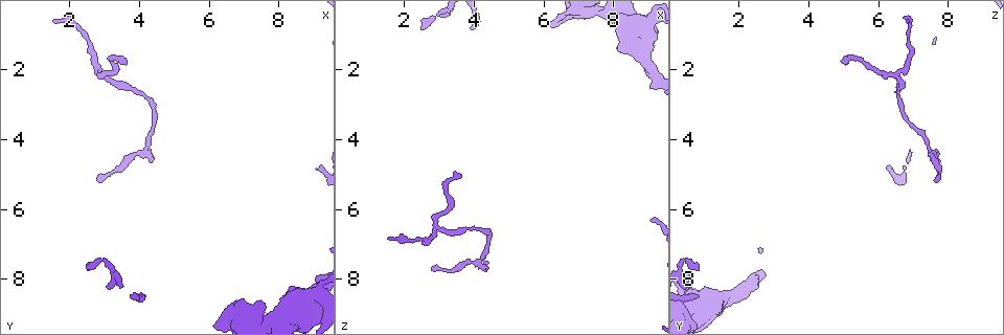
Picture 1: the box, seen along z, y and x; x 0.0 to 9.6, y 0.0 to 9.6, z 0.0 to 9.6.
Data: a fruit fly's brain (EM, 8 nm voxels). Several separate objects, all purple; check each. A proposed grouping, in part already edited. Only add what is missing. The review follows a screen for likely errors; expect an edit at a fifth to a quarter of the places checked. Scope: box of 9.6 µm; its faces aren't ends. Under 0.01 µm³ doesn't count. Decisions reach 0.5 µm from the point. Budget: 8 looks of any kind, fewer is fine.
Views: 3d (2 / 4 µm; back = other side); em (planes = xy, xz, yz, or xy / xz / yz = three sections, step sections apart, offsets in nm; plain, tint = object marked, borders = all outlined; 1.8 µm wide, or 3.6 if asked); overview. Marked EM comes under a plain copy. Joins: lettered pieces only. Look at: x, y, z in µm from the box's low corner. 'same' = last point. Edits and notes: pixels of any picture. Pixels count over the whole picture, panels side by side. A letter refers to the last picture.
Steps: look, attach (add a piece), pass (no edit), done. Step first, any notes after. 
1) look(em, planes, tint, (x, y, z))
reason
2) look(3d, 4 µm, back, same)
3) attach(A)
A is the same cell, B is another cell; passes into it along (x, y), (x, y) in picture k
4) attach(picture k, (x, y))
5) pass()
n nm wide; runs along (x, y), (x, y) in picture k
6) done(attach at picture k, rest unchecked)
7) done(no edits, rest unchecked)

look(em, planes, borders, (2.45, 7.80, 0.80))
branch stops here

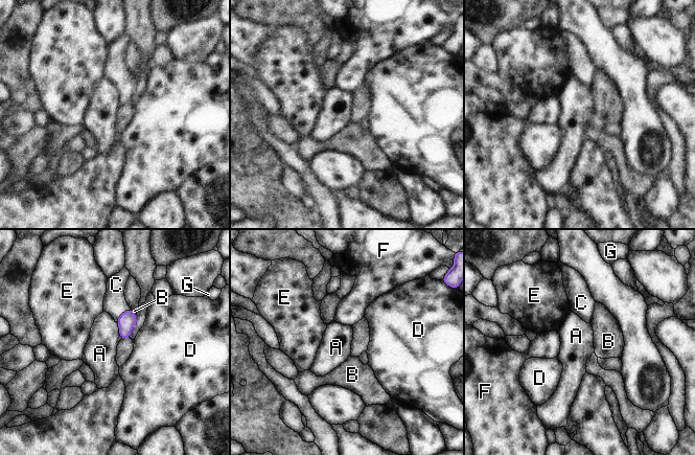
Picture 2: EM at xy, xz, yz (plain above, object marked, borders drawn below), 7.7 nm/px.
attach(C)
C is the same cell, A, B, D, E, F and G are other cells; passes into it along (126, 321), (121, 314), (114, 303) in picture 2; the cell continues

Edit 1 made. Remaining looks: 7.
look(overview)
redraw

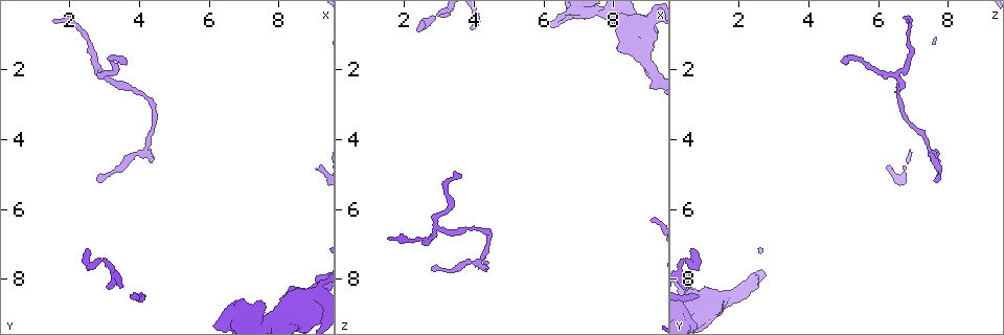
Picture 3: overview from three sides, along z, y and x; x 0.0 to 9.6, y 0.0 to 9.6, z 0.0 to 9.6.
look(3d, 4 µm, (2.80, 5.25, 7.65))
long arm stops here

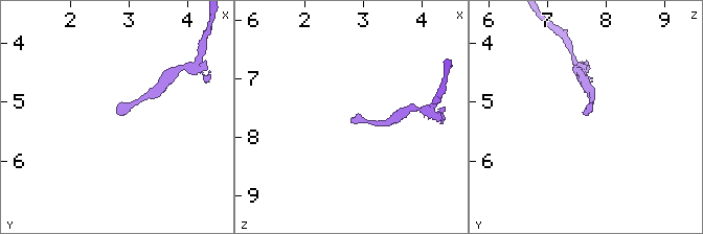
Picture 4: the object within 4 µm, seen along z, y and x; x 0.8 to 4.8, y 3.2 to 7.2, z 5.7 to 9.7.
look(em, 3.6 µm, planes, borders, (2.80, 5.20, 7.65))

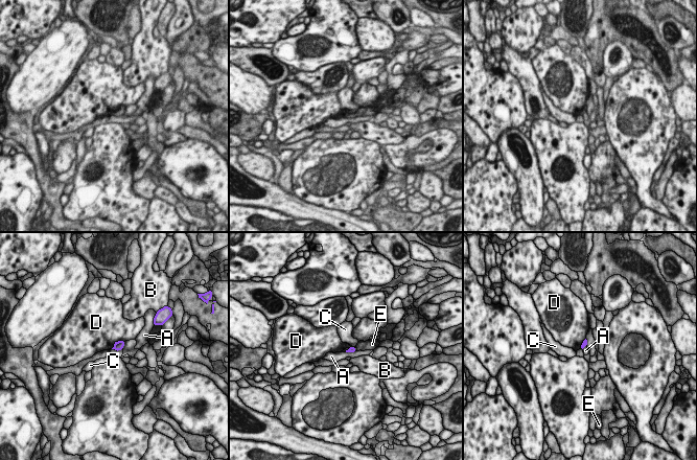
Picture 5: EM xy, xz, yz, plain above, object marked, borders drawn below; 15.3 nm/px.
pass()
A, B, C, D and E are other cells; border along (124, 340), (118, 340), (111, 348) in picture 5; none of them fits

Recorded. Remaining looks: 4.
look(3d, 2 µm, (2.85, 2.15, 6.50))
branch point

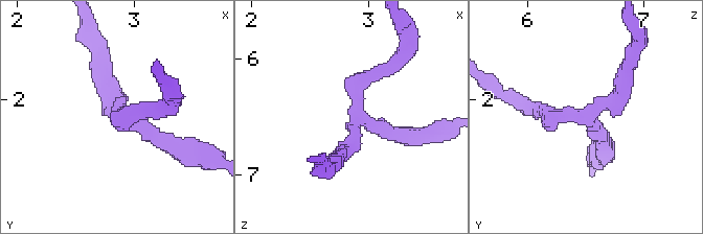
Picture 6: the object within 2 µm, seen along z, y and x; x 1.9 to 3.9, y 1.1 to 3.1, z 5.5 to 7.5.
look(em, 3.6 µm, planes, borders, (2.90, 2.14, 6.50))
3 arms

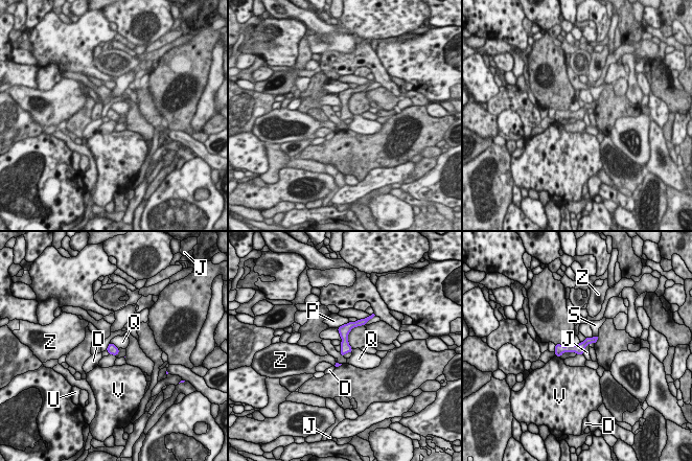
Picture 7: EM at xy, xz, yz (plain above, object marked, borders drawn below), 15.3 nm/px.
pass()
160 nm wide; D, J, P, Q, S, U, V and Z are other cells; none of them fits

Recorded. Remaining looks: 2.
done(attach at picture 2, rest unchecked)

